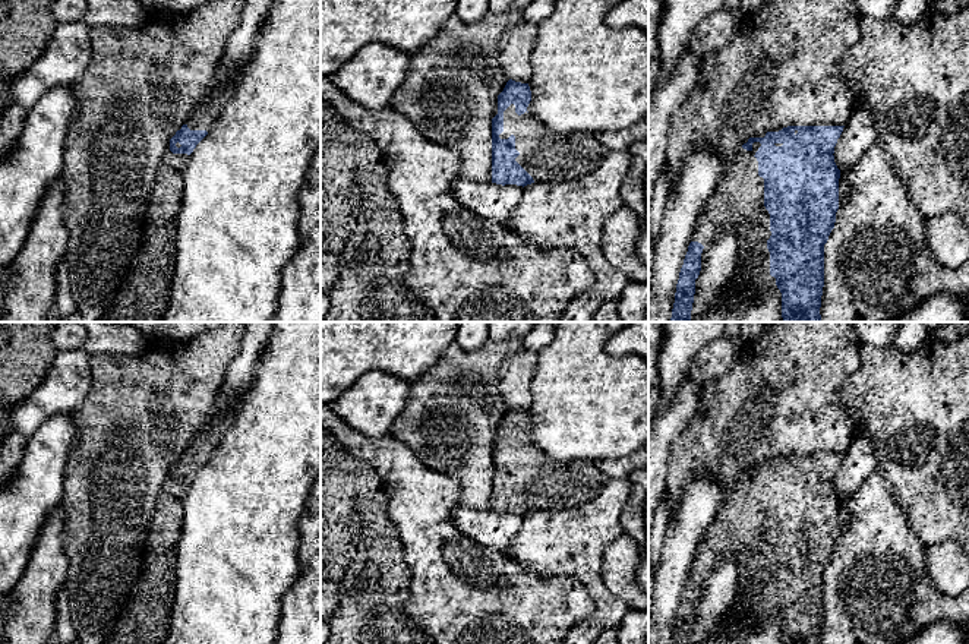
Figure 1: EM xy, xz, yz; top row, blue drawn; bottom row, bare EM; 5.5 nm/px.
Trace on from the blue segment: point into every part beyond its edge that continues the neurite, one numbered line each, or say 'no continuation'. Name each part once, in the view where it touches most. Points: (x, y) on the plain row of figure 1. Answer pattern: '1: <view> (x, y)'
1: xz (548, 483)

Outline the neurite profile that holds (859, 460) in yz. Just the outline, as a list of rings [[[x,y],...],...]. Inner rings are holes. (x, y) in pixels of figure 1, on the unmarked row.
[[[855,436],[834,474],[834,490],[839,498],[855,495],[865,479],[878,467],[875,446],[867,436]]]

